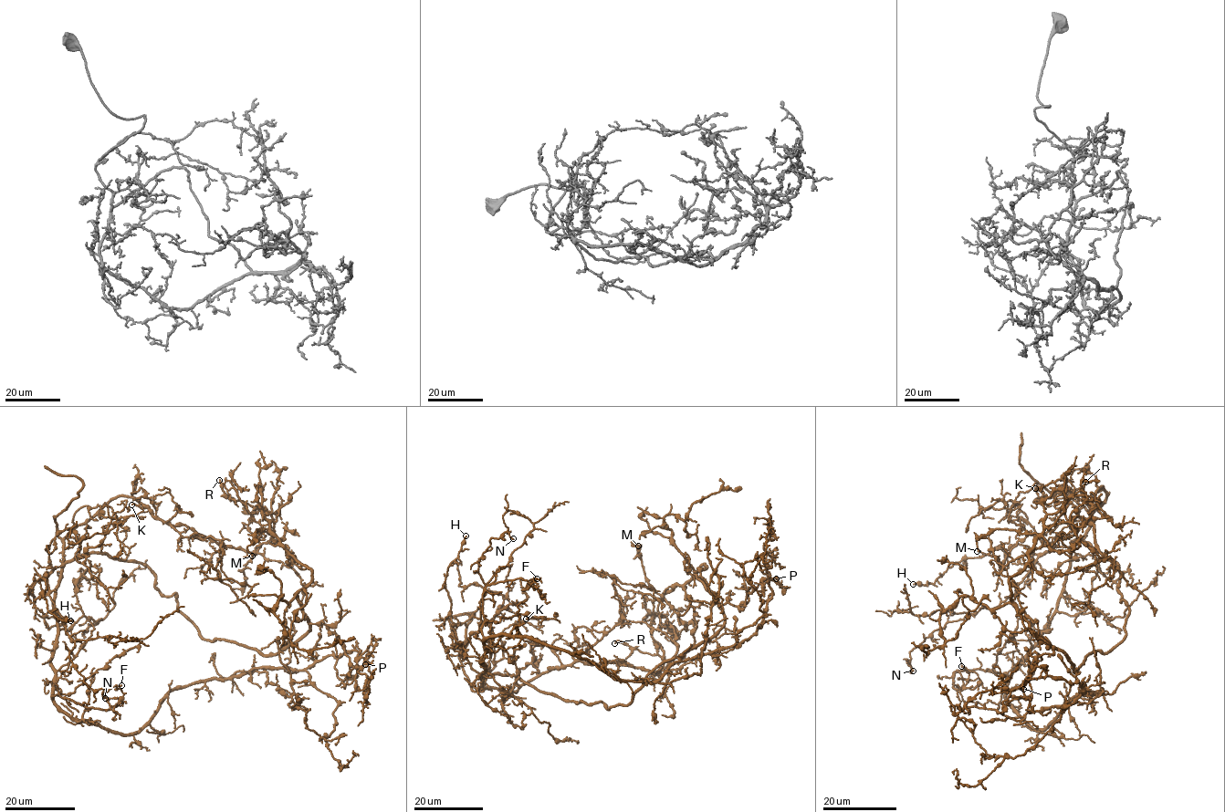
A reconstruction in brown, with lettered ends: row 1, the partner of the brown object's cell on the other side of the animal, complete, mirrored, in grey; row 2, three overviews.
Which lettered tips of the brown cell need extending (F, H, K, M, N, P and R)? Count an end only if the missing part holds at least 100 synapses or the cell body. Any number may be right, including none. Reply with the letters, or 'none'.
none

